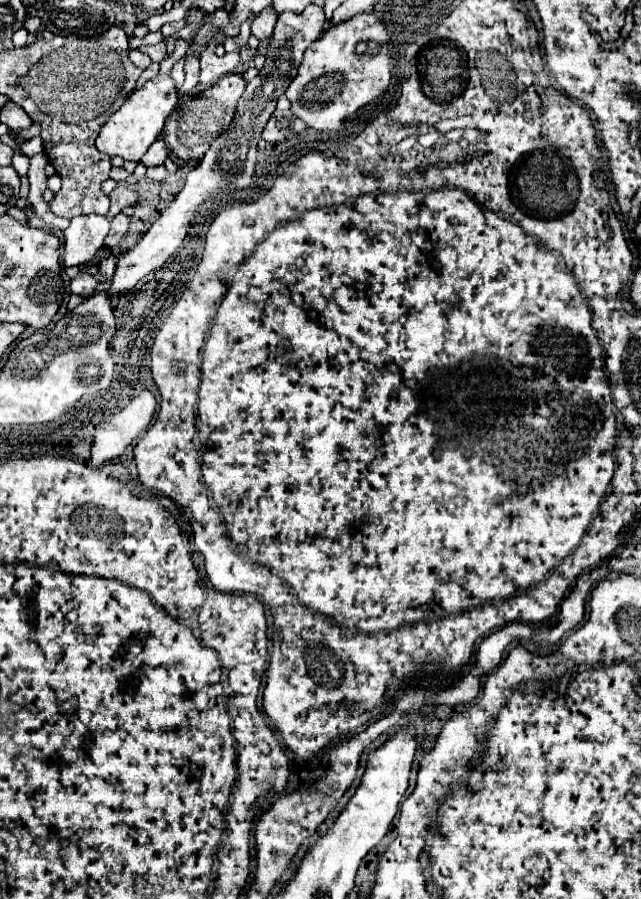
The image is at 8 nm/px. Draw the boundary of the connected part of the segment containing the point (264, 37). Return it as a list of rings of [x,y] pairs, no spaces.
[[[273,6],[265,8],[265,12],[261,12],[261,14],[253,20],[253,28],[251,28],[253,36],[257,36],[261,42],[271,40],[275,22],[277,22],[277,12],[273,12]]]

